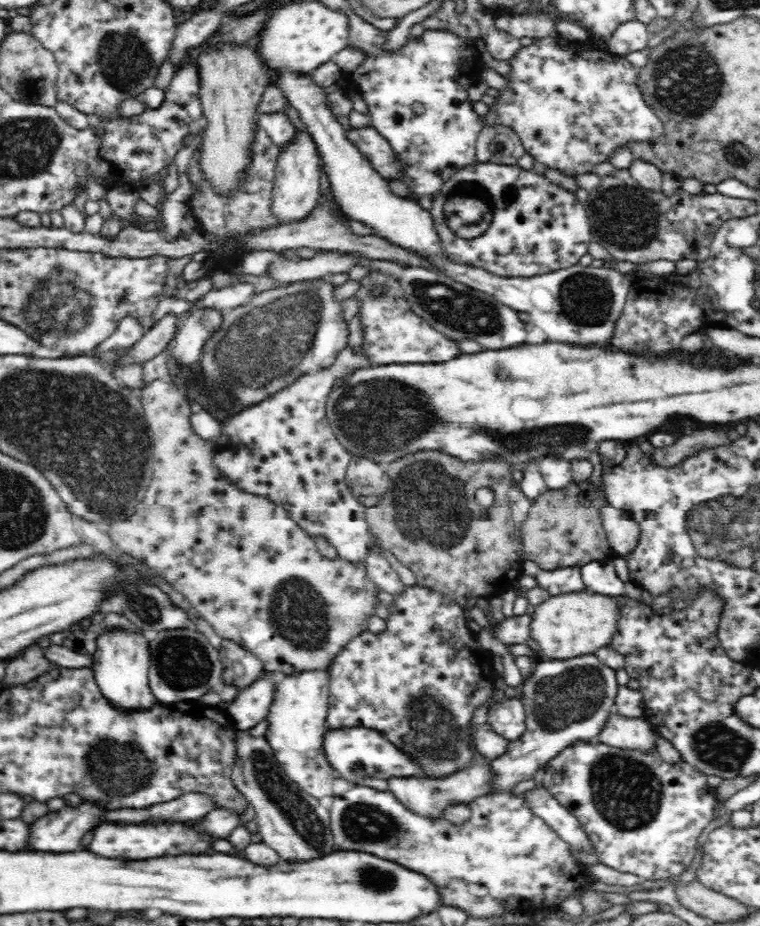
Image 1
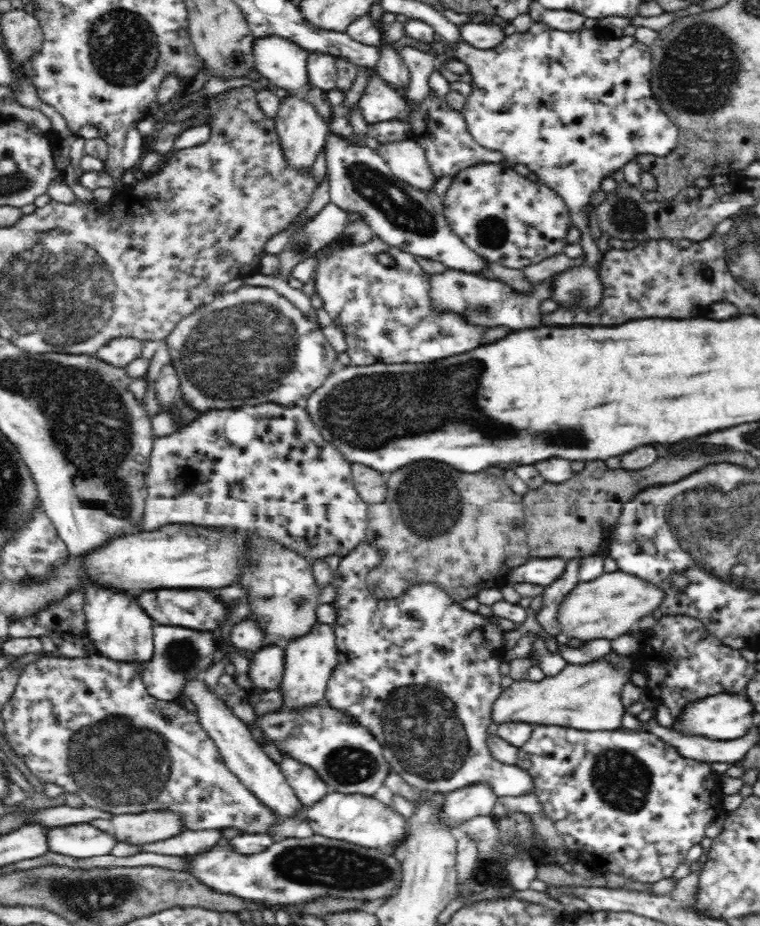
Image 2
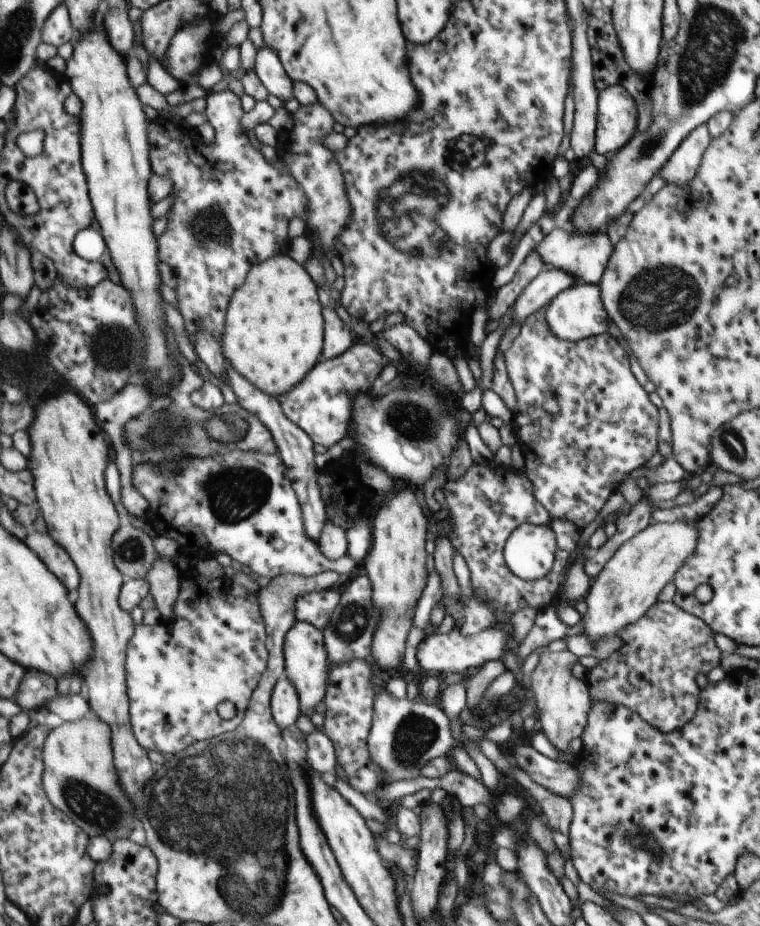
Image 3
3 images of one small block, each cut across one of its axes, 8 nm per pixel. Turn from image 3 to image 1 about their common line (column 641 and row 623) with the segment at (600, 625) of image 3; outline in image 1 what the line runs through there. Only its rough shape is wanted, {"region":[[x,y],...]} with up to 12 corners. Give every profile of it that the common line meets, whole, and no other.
{"region":[[551,595],[531,614],[541,660],[568,660],[610,644],[618,599]]}

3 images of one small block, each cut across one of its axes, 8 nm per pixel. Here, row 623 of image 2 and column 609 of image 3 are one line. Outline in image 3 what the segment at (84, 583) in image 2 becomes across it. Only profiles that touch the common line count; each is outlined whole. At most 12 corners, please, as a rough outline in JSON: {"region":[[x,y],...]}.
{"region":[[622,85],[598,91],[594,151],[611,155],[637,126]]}

